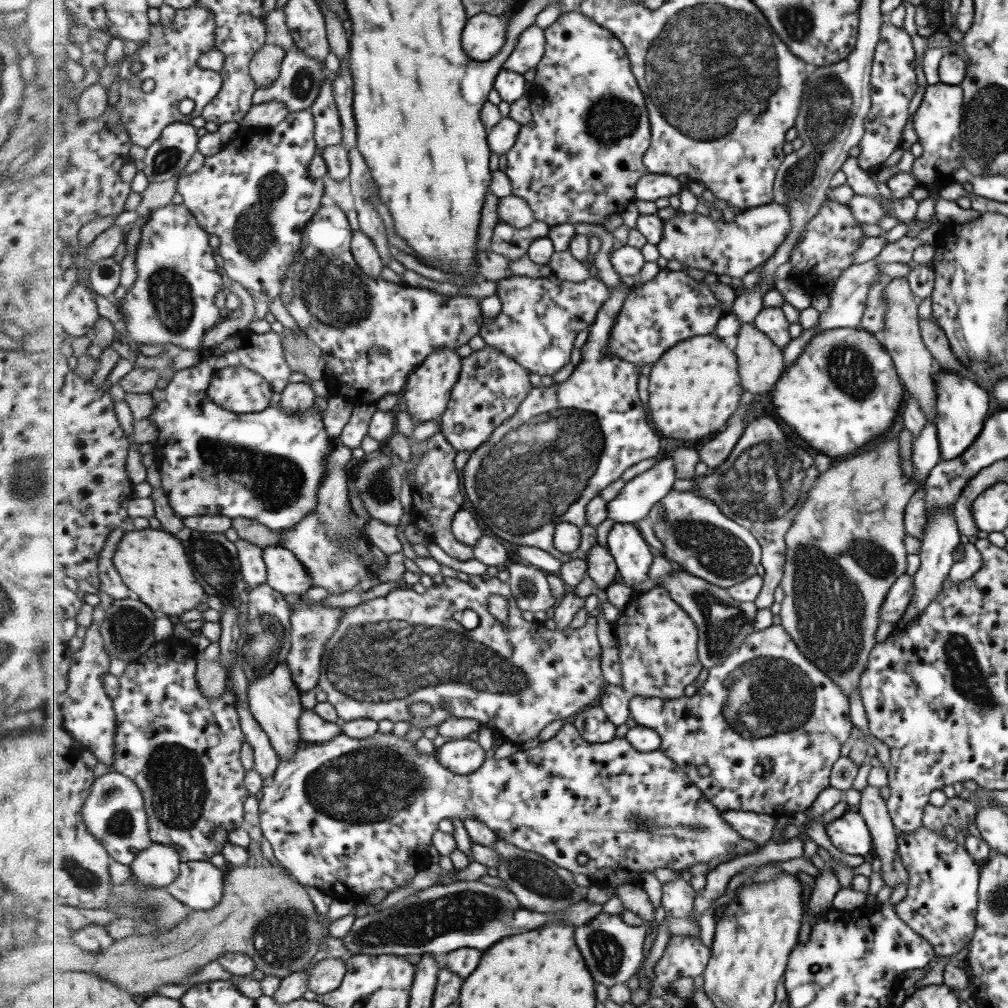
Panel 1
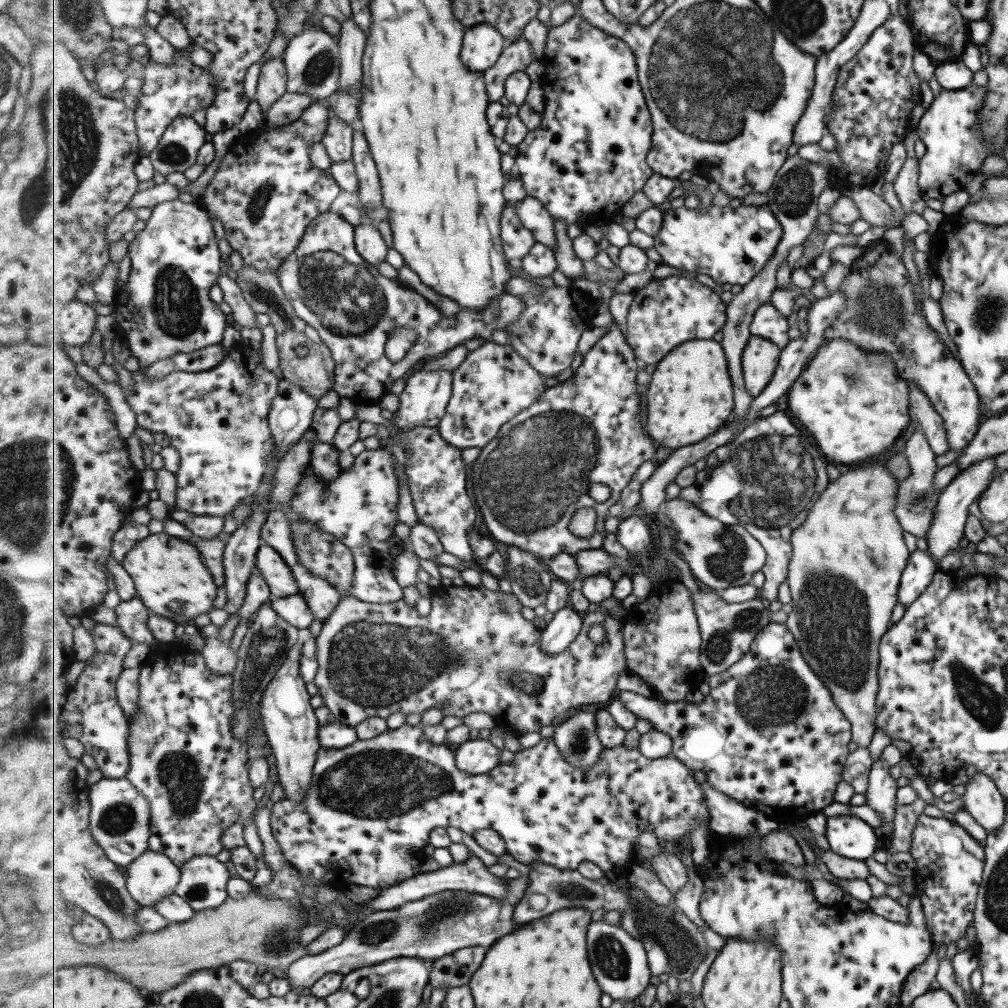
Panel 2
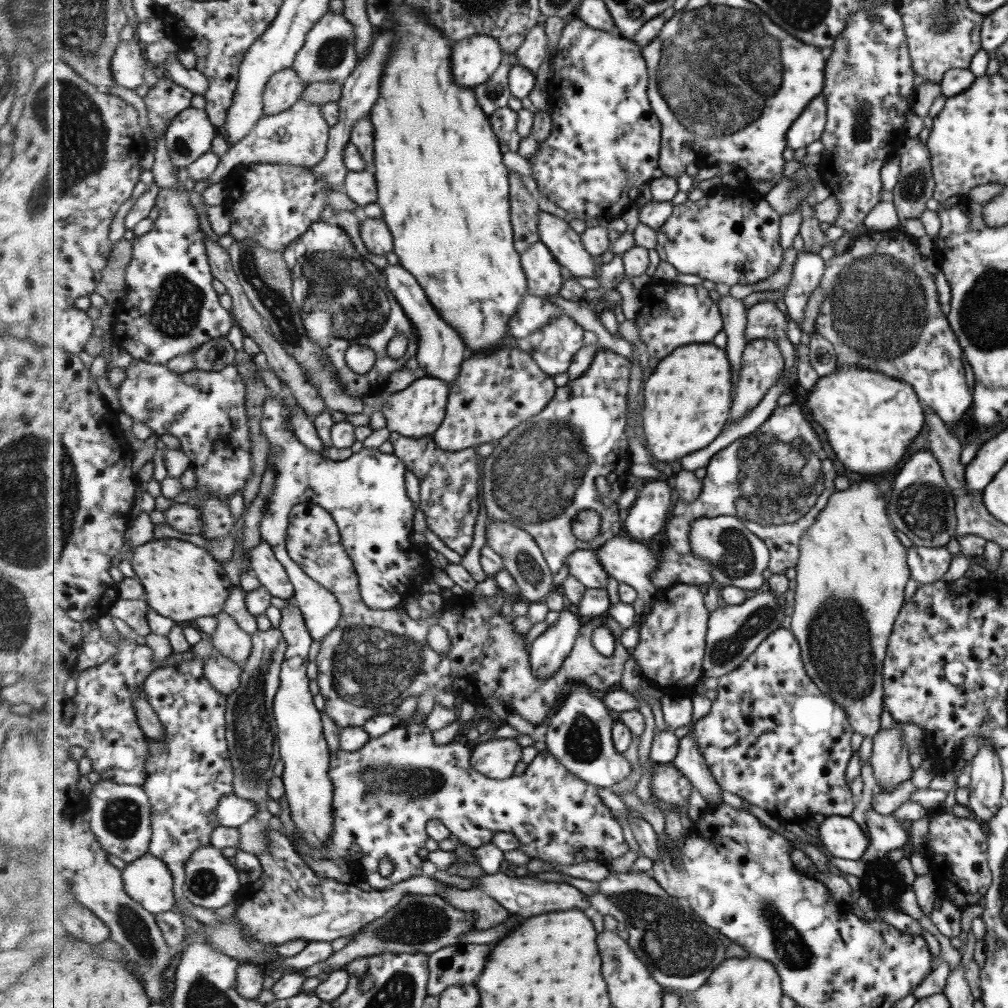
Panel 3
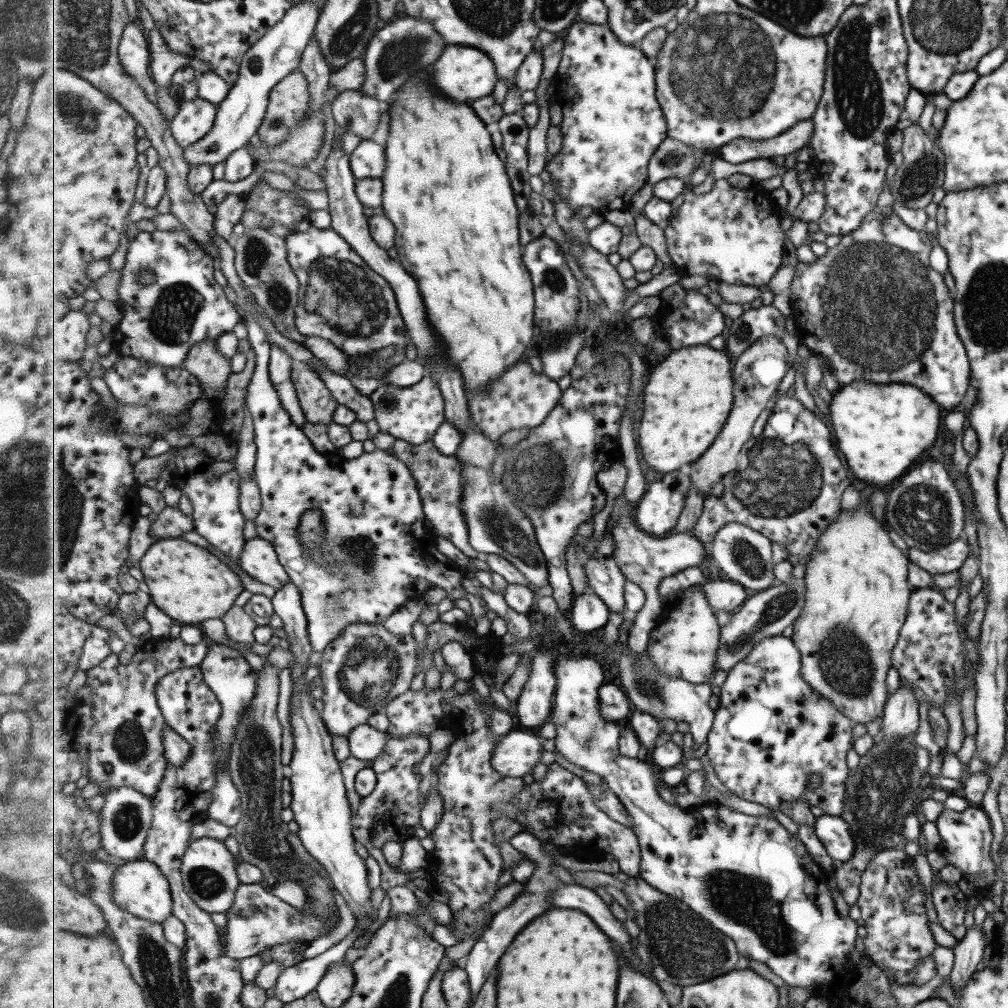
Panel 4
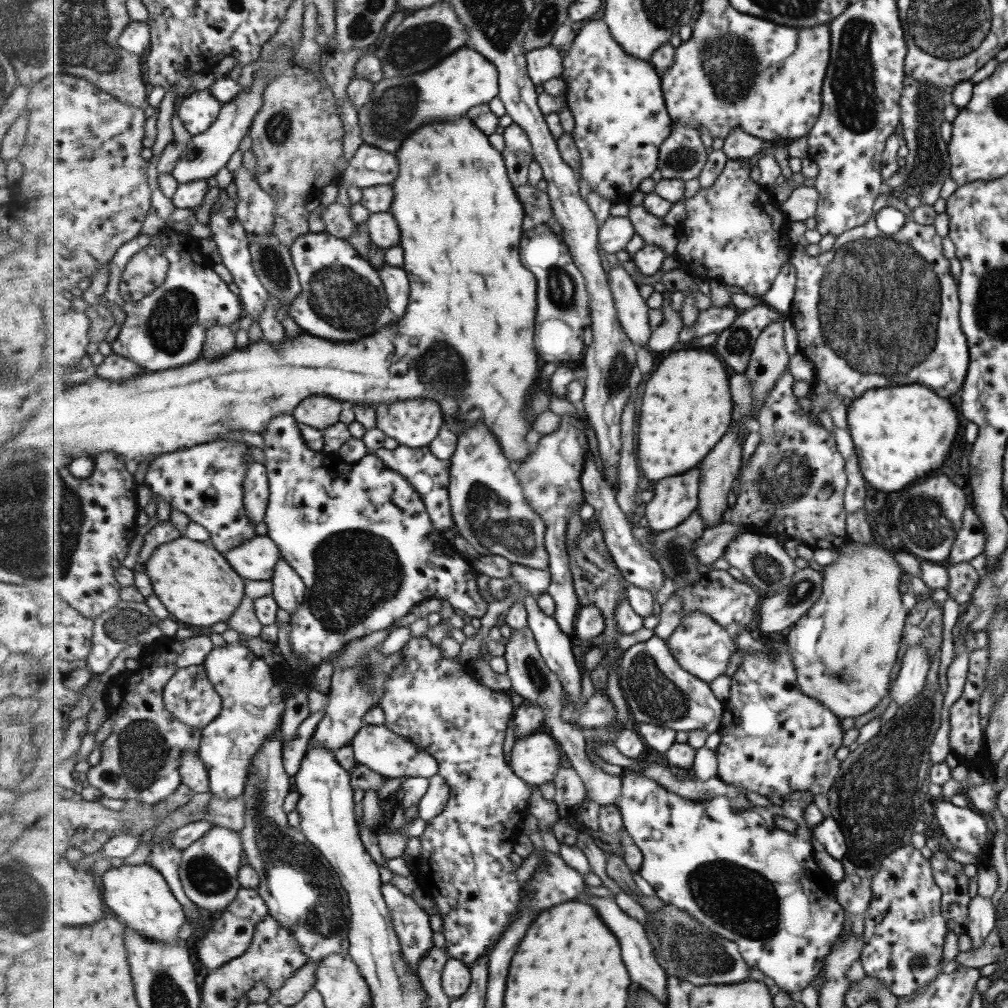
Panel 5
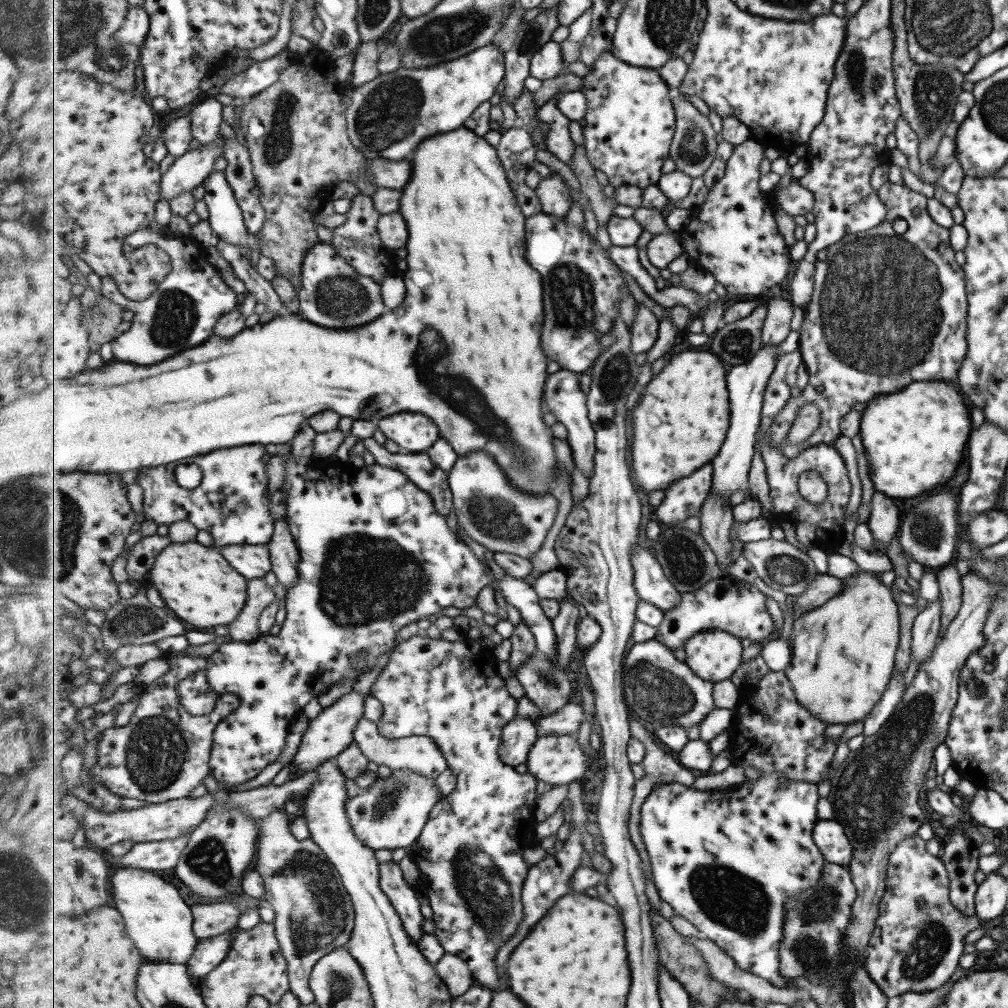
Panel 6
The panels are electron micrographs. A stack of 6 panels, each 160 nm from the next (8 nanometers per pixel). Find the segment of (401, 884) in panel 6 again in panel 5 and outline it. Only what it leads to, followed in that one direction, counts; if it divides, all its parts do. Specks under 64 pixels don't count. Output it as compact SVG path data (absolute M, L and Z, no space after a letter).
M391 881L382 886L382 893L402 943L402 955L412 970L418 972L422 959L435 947L430 914L415 902L411 894L403 894Z

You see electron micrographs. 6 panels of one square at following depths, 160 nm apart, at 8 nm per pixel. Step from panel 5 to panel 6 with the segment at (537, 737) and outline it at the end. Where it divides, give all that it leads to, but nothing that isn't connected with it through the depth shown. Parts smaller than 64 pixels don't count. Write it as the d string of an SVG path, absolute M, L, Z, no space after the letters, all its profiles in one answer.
M574 735L542 736L531 747L527 772L550 786L580 781L590 769L590 758Z

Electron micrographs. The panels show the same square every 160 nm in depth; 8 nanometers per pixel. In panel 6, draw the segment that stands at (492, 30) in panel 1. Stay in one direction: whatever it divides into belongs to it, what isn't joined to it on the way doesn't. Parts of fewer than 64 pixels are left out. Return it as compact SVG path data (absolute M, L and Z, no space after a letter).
M491 44L449 63L421 69L401 67L387 75L379 74L375 80L352 91L351 104L347 110L351 140L359 150L363 151L367 159L411 161L417 146L429 136L463 127L481 104L487 103L487 100L495 96L499 82L505 82L506 70L506 54L503 54L497 45Z

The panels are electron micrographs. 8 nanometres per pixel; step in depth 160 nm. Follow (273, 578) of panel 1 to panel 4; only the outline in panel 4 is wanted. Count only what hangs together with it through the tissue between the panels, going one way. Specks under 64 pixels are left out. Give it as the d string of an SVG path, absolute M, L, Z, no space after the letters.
M258 537L247 541L239 560L241 569L251 578L273 587L276 591L283 589L291 581L270 541Z

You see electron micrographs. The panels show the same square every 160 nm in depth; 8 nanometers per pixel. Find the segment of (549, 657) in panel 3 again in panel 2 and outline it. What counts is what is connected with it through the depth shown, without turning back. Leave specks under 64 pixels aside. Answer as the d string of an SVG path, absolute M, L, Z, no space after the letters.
M563 608L542 630L542 648L551 654L559 654L579 636L584 617L575 609Z

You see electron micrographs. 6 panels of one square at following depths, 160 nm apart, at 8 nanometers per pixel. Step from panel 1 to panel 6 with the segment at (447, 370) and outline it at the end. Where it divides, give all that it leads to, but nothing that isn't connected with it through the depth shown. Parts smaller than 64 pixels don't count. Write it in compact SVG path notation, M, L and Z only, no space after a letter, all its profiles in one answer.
M403 412L379 422L381 430L409 452L428 451L437 442L440 428L425 414Z

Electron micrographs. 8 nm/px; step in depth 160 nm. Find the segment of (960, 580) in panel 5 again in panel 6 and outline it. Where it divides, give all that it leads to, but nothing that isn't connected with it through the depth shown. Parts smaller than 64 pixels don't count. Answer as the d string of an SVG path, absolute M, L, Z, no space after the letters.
M946 565L935 571L938 584L938 598L941 598L940 606L940 627L938 628L938 640L941 634L946 631L961 603L960 575L955 567Z

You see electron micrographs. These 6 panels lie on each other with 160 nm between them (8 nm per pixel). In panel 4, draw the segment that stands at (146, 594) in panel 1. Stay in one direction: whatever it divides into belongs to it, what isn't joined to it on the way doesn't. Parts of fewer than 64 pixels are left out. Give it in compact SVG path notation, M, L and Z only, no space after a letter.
M178 537L153 544L137 567L145 572L147 584L151 586L152 602L181 623L221 618L232 610L237 596L245 590L241 576L223 564L215 554Z

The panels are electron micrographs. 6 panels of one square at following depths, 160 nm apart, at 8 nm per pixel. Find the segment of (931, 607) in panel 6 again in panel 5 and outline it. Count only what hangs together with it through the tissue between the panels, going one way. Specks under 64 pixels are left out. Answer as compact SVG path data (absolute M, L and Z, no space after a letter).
M918 644L907 648L900 662L899 673L888 688L890 701L895 702L897 708L921 692L931 659L927 657L925 647Z

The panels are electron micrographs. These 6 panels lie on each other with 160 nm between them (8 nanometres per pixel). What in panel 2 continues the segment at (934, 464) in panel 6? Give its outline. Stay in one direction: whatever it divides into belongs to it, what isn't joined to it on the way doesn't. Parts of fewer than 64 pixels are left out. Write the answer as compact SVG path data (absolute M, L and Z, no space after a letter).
M847 339L823 342L787 396L788 411L805 424L821 452L843 464L873 460L909 422L908 384L898 375L894 360L882 352L860 349Z

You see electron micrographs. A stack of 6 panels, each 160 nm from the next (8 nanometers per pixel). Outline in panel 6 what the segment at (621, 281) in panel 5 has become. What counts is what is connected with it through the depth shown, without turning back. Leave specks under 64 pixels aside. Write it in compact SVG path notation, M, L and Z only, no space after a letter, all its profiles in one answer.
M638 303L631 327L632 348L635 354L649 352L659 338L660 321L655 313L643 303Z

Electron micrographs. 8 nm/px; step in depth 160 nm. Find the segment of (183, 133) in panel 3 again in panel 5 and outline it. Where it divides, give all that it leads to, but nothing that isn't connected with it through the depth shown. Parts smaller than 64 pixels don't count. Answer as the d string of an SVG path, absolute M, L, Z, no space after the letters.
M201 90L182 100L178 117L191 135L200 135L218 120L223 106L224 103L217 100L211 90Z

